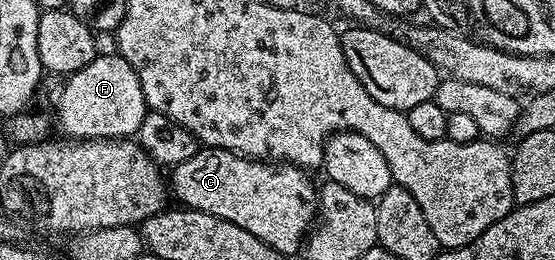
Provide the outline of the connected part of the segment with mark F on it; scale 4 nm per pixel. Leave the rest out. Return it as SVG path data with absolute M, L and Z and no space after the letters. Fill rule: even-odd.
M118 54L96 55L89 66L70 73L67 85L57 96L57 124L63 127L62 135L73 140L121 140L136 135L149 111L141 82Z

